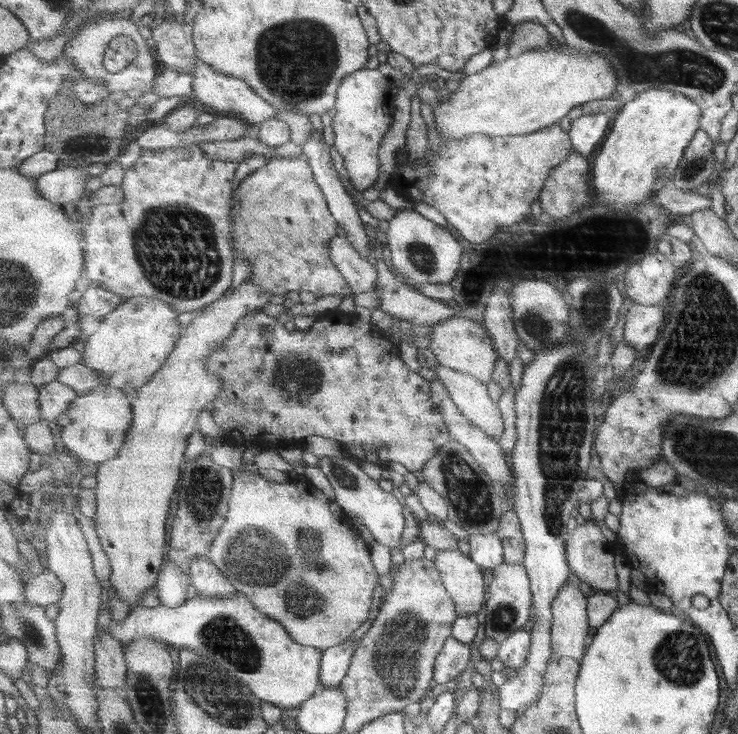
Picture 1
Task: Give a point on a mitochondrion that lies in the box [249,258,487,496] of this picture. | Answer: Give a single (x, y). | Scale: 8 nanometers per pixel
(299, 378)

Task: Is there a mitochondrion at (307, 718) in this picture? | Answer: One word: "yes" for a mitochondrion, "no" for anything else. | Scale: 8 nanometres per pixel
no

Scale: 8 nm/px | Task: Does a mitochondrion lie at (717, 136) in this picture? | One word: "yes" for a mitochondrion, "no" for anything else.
no

